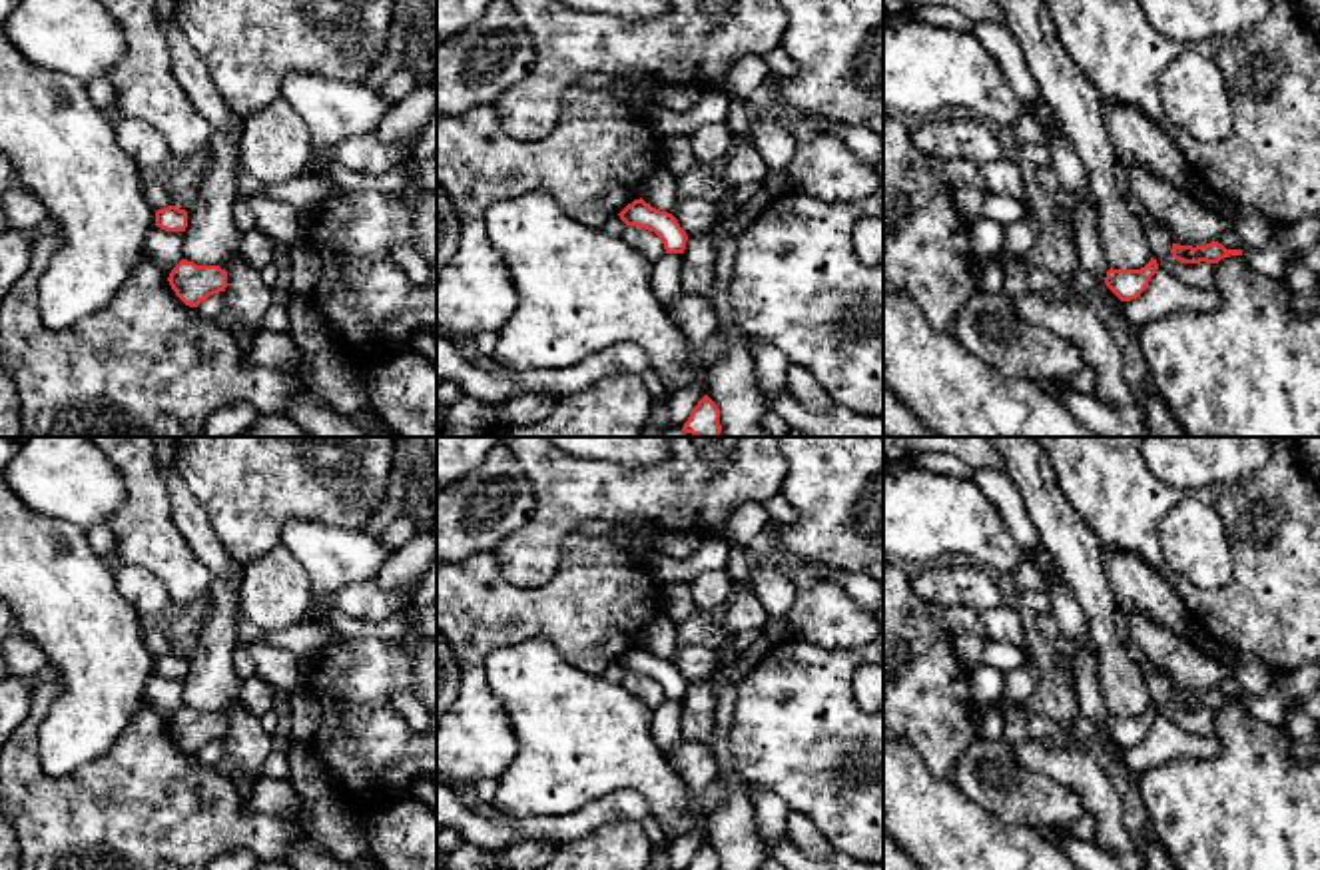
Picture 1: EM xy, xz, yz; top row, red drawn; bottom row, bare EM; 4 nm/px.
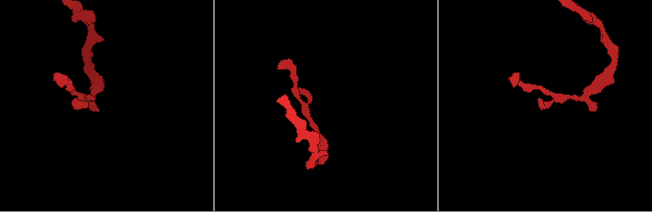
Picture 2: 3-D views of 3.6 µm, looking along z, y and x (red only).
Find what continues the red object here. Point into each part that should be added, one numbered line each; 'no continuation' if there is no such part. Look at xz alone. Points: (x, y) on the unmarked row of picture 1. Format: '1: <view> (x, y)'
no continuation

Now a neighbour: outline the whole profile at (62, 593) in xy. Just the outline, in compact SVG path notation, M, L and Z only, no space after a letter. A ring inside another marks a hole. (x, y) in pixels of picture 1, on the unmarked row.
M0 437L0 599L16 617L16 633L46 654L46 670L62 678L62 694L40 726L40 764L62 778L106 756L146 700L156 656L144 643L146 621L118 593L114 563L100 557L86 531L30 509L6 483L18 441Z

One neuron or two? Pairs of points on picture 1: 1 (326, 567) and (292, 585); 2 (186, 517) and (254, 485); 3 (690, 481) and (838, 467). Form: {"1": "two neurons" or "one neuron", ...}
{"1": "two neurons", "2": "two neurons", "3": "two neurons"}

